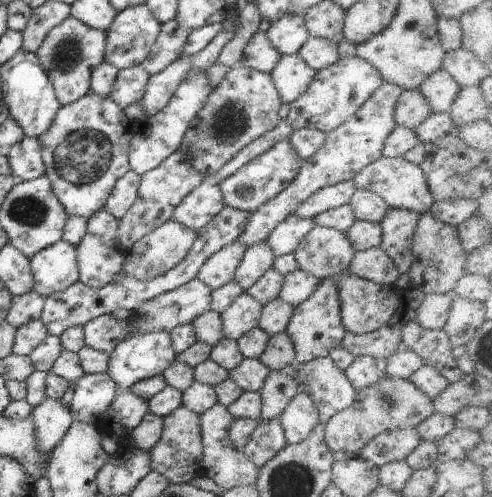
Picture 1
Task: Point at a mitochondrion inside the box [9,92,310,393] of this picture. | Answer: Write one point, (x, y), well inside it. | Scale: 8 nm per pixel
(82, 157)

